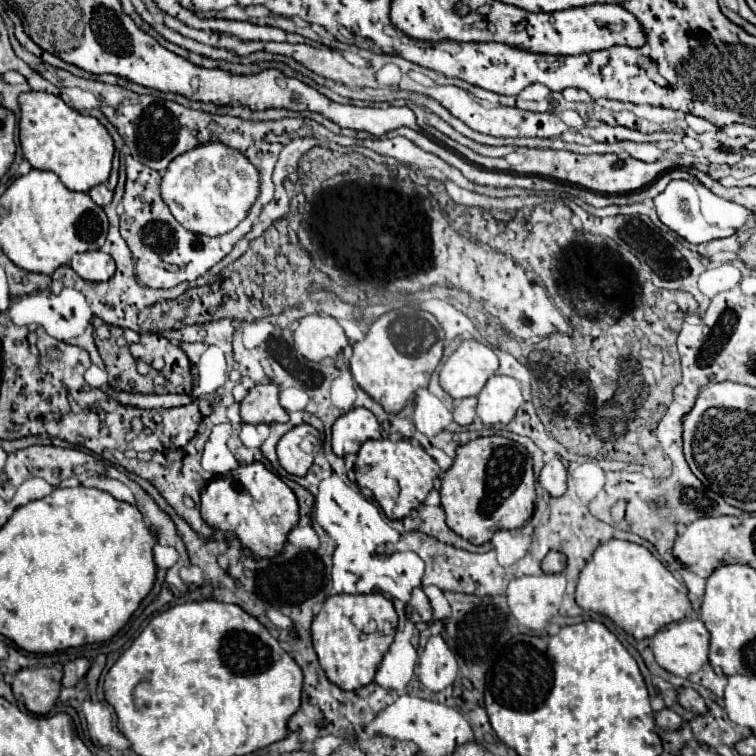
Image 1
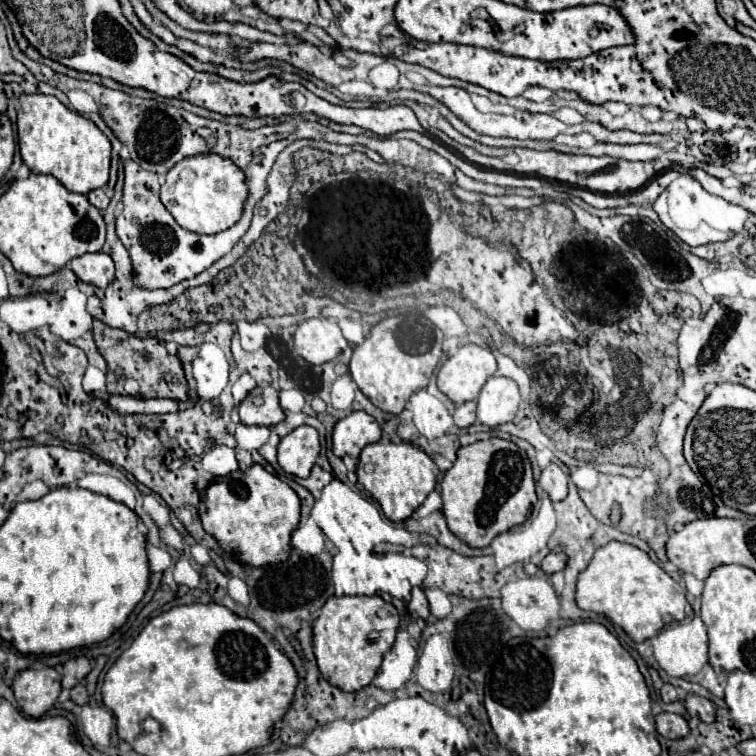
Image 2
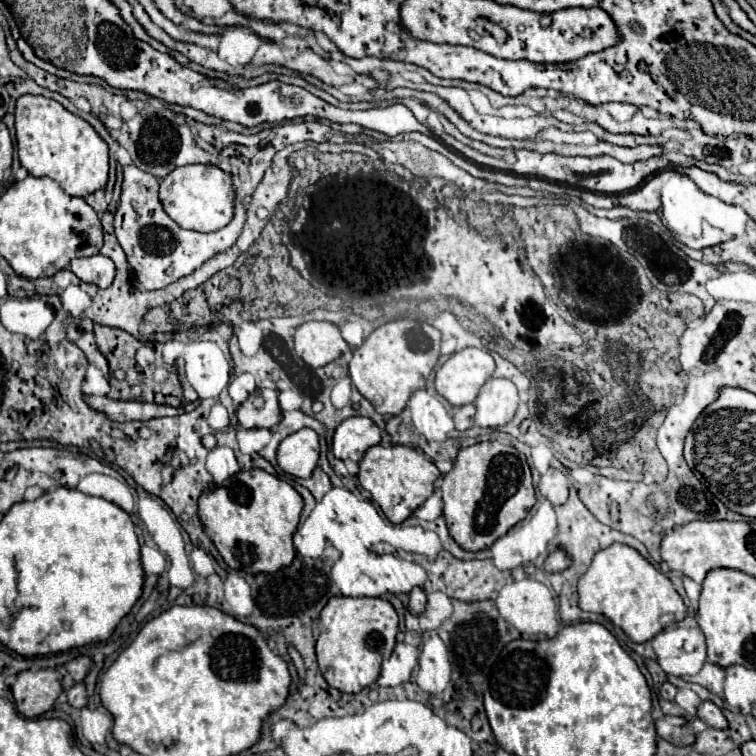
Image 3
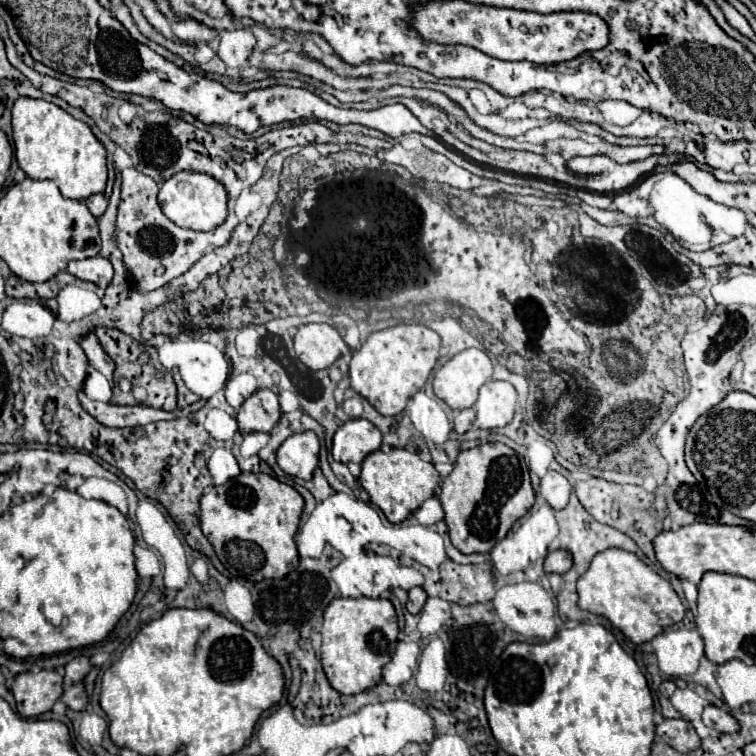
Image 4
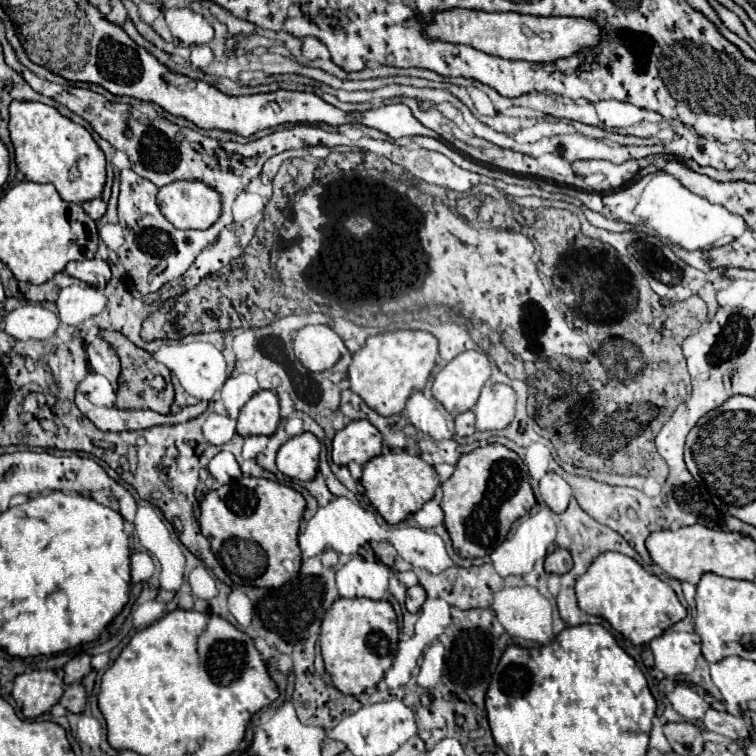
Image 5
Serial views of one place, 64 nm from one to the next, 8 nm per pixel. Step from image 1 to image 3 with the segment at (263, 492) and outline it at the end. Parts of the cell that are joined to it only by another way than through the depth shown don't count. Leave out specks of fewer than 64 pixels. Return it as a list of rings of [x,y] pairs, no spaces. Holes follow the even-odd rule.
[[[254,468],[248,472],[238,472],[220,486],[204,492],[198,504],[204,532],[216,544],[230,568],[242,574],[258,574],[276,572],[290,566],[292,558],[296,556],[292,534],[296,532],[304,502],[288,482]]]

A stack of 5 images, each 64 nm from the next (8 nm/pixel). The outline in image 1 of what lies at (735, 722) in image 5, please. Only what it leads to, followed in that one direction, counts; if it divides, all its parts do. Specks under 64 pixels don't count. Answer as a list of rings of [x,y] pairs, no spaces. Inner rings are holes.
[[[678,688],[676,692],[678,692],[678,702],[680,702],[684,708],[688,708],[688,710],[692,710],[692,712],[700,712],[700,714],[704,714],[704,712],[708,710],[704,698],[702,698],[694,688]]]

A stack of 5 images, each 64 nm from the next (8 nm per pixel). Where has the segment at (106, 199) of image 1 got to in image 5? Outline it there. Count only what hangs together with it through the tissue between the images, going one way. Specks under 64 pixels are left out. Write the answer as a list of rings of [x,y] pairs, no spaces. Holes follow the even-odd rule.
[[[94,198],[94,200],[88,200],[82,204],[82,208],[92,216],[92,220],[98,220],[104,216],[106,212],[106,202],[102,198]]]

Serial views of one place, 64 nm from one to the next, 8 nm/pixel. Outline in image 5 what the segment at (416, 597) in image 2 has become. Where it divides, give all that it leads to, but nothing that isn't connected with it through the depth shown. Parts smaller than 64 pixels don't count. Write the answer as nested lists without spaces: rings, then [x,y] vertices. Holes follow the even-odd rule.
[[[422,586],[408,588],[408,594],[406,594],[406,610],[412,612],[412,614],[416,614],[422,608],[424,600],[426,600],[426,592],[424,592]]]

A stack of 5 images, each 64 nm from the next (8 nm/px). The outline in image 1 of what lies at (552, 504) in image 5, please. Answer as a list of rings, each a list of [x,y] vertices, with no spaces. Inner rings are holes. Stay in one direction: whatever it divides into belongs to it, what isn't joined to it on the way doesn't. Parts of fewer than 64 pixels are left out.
[[[558,456],[544,464],[538,482],[550,496],[562,496],[566,492],[566,468]]]

